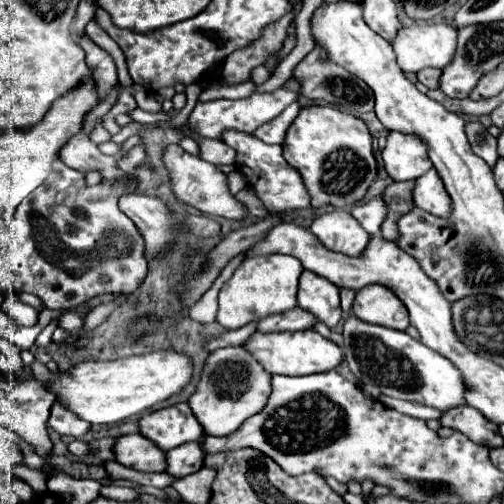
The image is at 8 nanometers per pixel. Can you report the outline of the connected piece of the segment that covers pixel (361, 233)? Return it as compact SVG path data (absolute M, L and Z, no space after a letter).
M341 209L315 217L309 229L331 251L339 251L353 257L361 255L369 241L369 233L361 227L361 223L351 213Z

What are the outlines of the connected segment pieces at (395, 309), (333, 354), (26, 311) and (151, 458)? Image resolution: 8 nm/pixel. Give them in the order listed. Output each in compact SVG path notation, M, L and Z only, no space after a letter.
M365 285L357 291L353 303L353 315L371 325L383 325L389 329L405 331L409 327L409 315L399 297L381 285Z
M297 331L297 333L253 333L243 347L263 365L267 373L279 373L279 375L309 375L309 373L321 373L335 369L341 359L343 351L329 339L321 337L317 331Z
M19 303L19 325L25 325L25 327L31 327L37 323L37 311L29 305L23 305Z
M141 433L117 437L113 445L113 453L115 453L115 461L125 467L143 473L165 471L165 453L157 449L153 443L149 443L145 437L141 437Z

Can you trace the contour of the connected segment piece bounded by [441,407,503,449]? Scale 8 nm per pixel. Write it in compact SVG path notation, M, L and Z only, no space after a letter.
M461 407L461 409L455 409L453 413L443 413L441 423L443 427L461 431L471 441L485 445L489 449L503 447L503 437L499 433L499 427L487 421L485 417L481 417L481 413L473 407Z

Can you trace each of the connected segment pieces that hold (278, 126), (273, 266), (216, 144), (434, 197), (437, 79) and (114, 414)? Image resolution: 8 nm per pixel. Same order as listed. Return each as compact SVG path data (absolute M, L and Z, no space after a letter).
M293 101L289 107L285 107L285 111L281 115L277 115L273 121L267 121L265 125L261 125L253 135L257 139L261 139L263 143L277 143L281 145L285 139L285 131L291 125L291 121L297 117L301 105L299 101Z
M253 255L247 257L231 275L229 281L223 283L219 291L219 311L217 311L217 321L223 325L227 331L239 329L247 325L249 321L259 321L261 317L267 317L271 313L283 313L287 309L293 309L297 305L297 279L301 275L301 263L295 257L289 255Z
M195 139L201 147L201 157L213 165L233 165L235 163L235 149L225 145L223 141L205 141L205 139Z
M435 169L425 173L425 177L417 179L413 199L415 199L417 207L421 207L441 219L451 217L451 213L453 213L453 201L449 197L449 193L445 191L441 177L437 177Z
M423 69L417 79L427 87L427 89L437 89L441 83L441 71L439 69Z
M161 349L117 361L79 363L69 373L61 373L61 377L49 385L49 391L81 419L97 425L111 425L181 393L183 387L189 385L191 377L193 359L187 353Z

